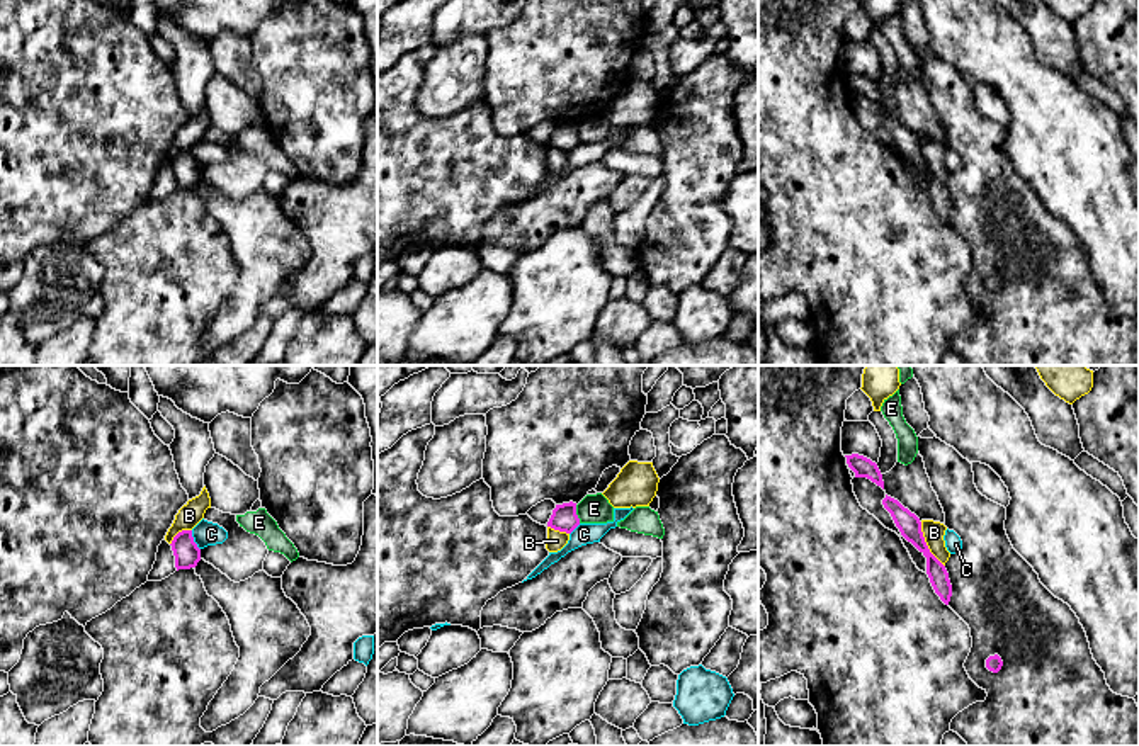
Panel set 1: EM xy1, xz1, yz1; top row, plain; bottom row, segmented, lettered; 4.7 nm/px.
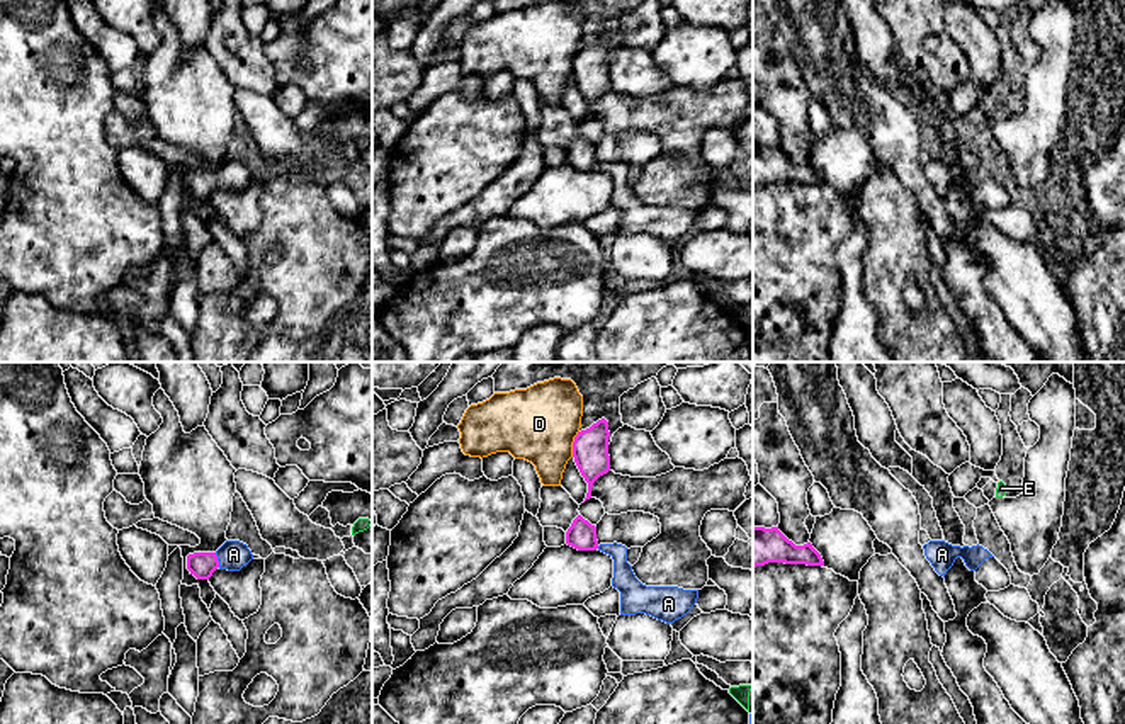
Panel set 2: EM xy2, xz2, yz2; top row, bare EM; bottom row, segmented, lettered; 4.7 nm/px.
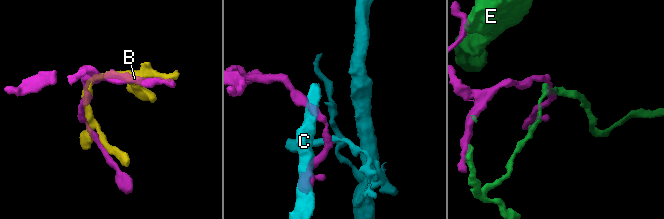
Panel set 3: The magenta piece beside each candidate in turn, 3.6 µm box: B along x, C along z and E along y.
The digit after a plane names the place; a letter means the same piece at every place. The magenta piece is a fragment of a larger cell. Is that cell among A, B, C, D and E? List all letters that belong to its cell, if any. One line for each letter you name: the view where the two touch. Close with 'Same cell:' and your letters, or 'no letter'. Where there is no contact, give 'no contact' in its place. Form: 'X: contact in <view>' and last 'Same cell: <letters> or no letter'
A: contact in xy2
Same cell: A

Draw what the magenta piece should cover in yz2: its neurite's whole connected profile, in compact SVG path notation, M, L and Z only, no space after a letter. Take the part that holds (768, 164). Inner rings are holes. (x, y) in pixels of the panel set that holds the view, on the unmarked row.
M753 146L753 187L768 182L824 185L821 173L811 161L795 165L778 146Z

